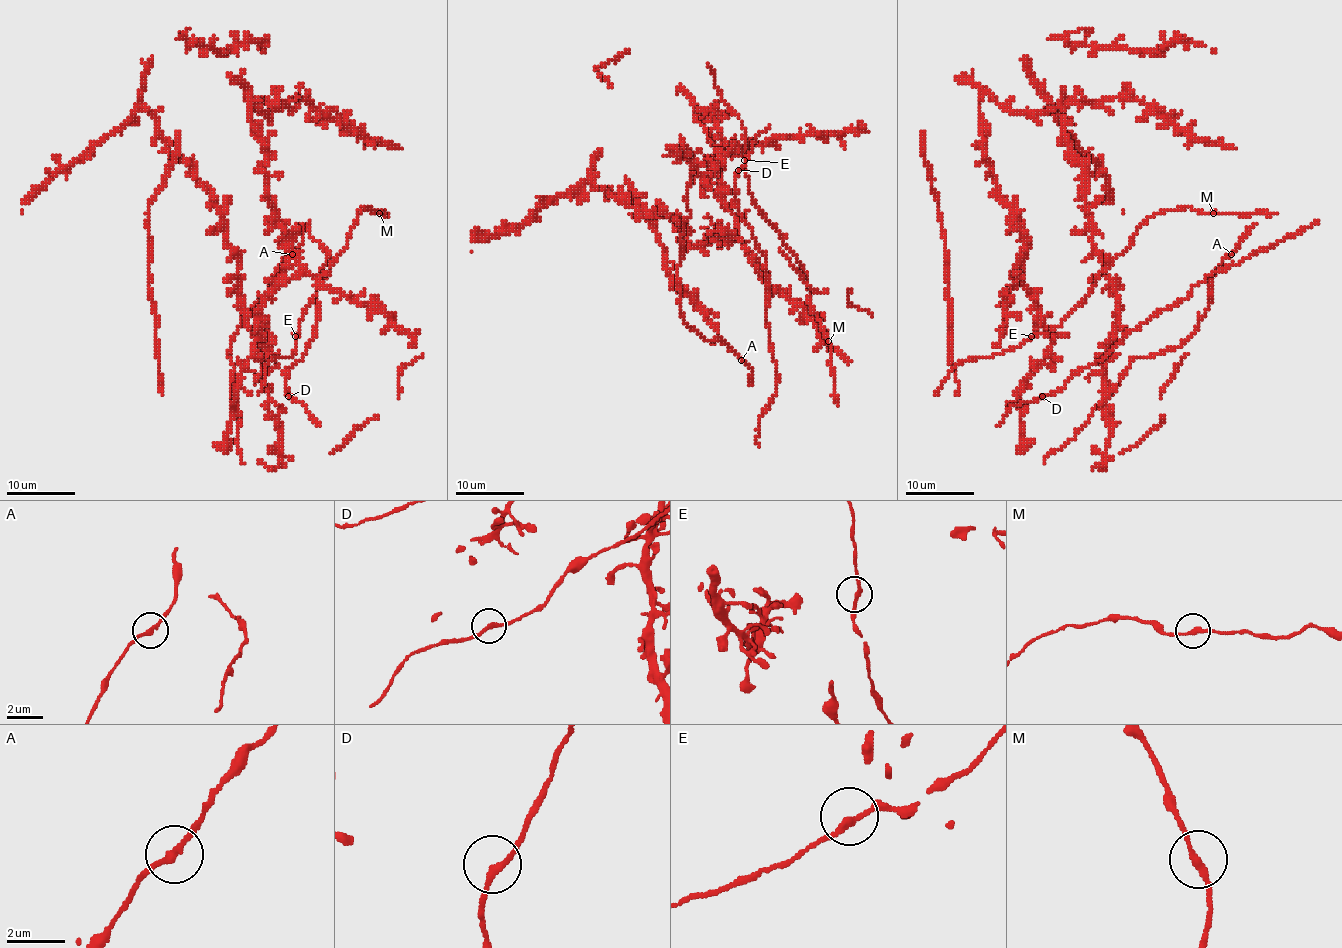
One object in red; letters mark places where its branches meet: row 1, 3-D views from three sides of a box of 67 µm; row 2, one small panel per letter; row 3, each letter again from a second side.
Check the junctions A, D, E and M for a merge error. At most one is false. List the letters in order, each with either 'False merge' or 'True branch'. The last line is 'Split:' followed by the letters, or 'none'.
A: True branch
D: True branch
E: True branch
M: True branch
Split: none

